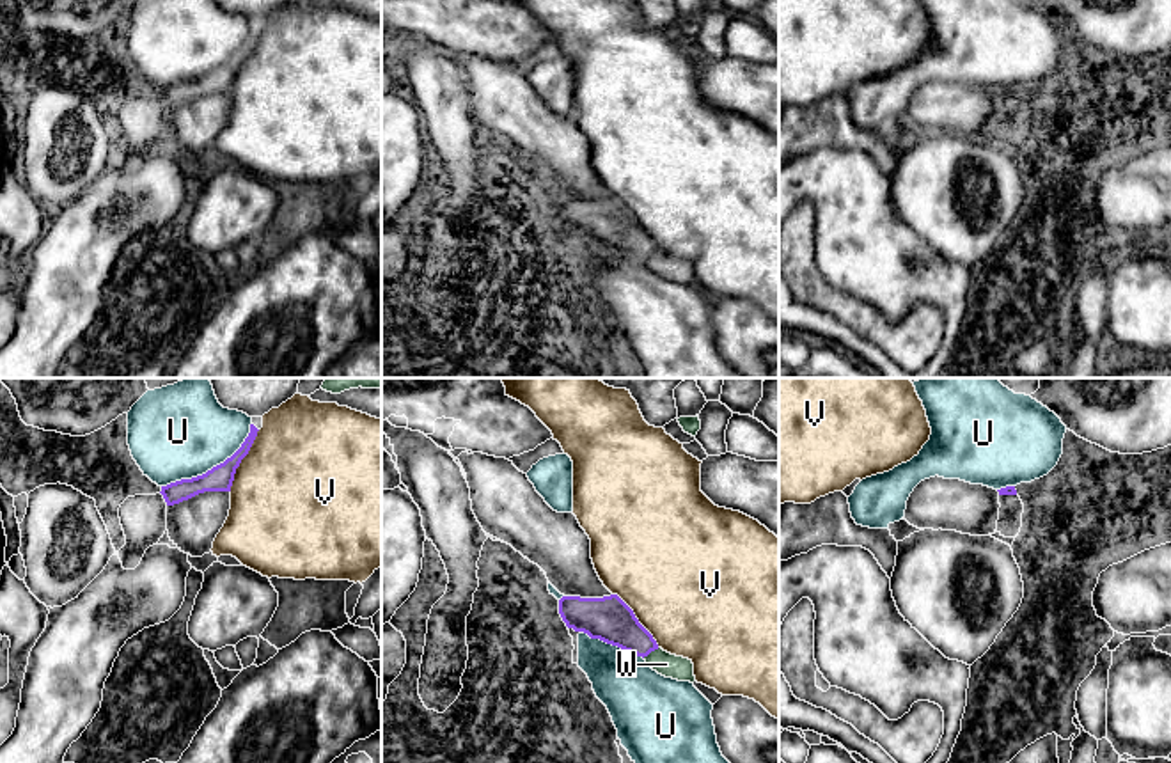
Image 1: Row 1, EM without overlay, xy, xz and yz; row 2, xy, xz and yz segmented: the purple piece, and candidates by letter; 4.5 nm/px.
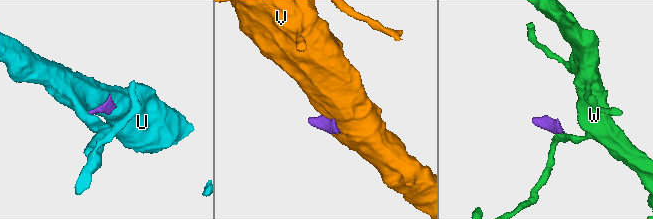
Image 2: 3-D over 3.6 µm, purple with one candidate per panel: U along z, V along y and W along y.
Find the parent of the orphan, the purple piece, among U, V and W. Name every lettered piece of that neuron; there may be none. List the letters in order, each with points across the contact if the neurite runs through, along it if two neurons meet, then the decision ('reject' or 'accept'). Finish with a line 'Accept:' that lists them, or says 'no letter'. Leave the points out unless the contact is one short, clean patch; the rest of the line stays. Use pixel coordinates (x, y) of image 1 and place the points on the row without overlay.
U: reject
V: reject
W: border along xz (659, 251), (643, 259); reject
Accept: no letter

